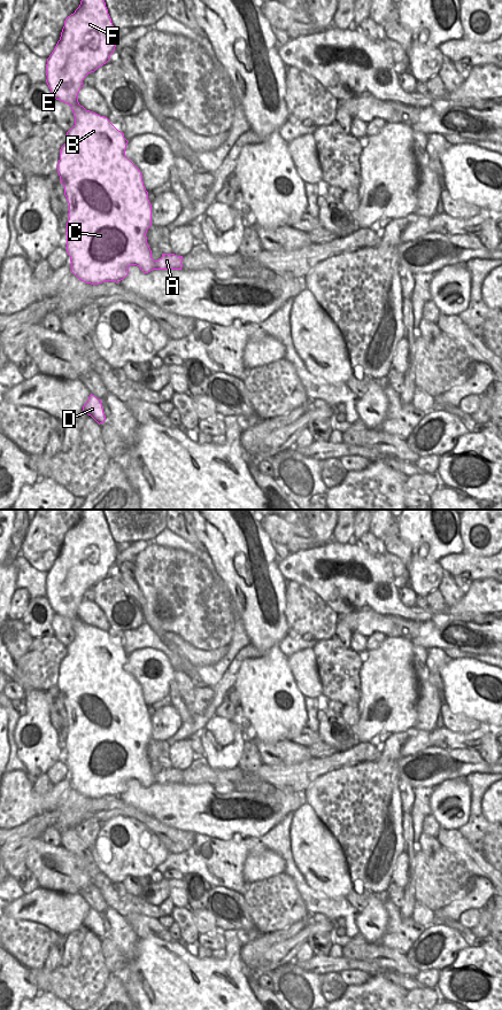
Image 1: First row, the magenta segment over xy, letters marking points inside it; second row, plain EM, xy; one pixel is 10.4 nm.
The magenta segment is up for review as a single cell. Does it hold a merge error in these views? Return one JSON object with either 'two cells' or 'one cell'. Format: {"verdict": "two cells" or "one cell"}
{"verdict": "one cell"}

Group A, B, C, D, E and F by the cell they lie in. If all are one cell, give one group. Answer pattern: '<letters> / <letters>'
A B C D E F

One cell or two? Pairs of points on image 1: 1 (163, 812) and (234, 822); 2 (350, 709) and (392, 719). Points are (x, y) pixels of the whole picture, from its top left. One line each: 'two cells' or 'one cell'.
1: one cell
2: two cells

